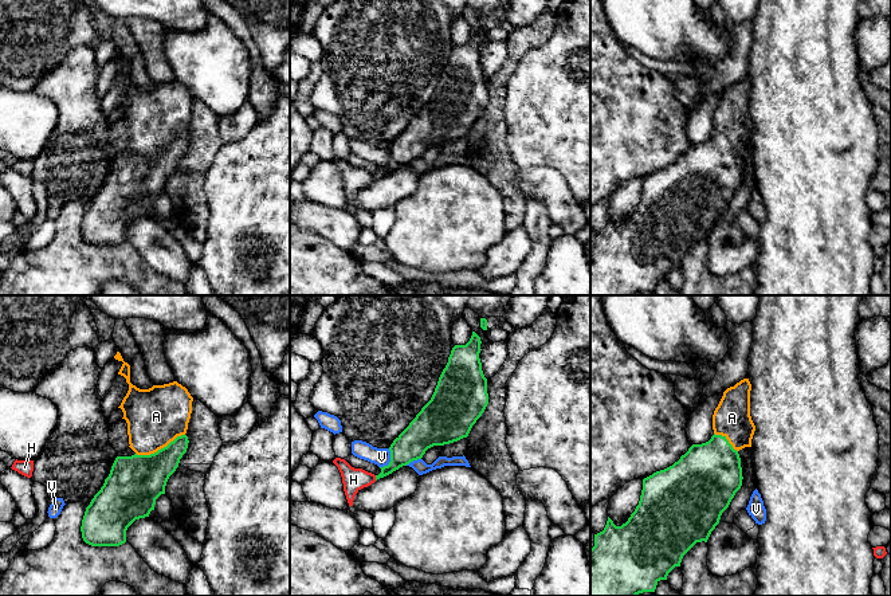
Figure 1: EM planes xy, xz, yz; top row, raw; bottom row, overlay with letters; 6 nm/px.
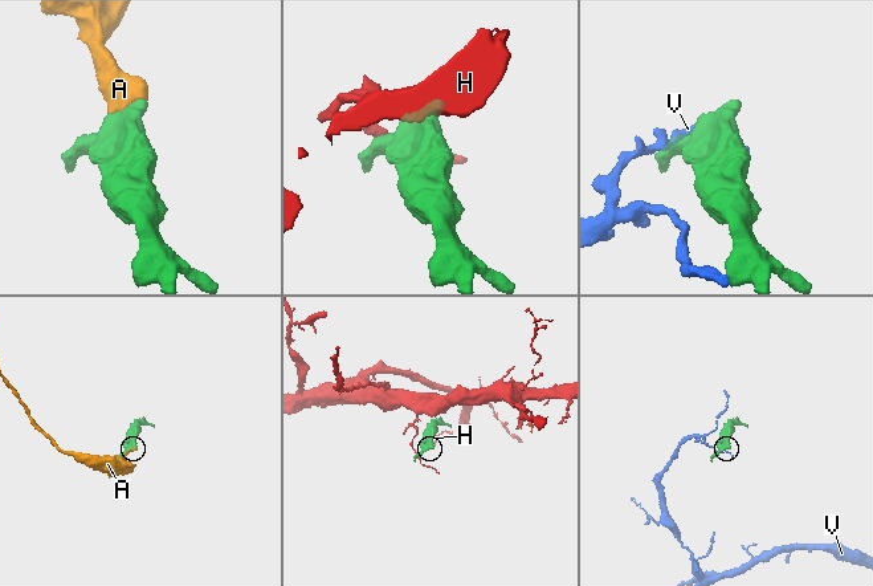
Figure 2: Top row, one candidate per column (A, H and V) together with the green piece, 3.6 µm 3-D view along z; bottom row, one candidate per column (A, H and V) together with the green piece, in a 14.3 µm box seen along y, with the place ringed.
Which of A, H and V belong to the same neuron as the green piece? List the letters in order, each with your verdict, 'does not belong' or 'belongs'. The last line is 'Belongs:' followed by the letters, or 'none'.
A: belongs
H: does not belong
V: does not belong
Belongs: A

